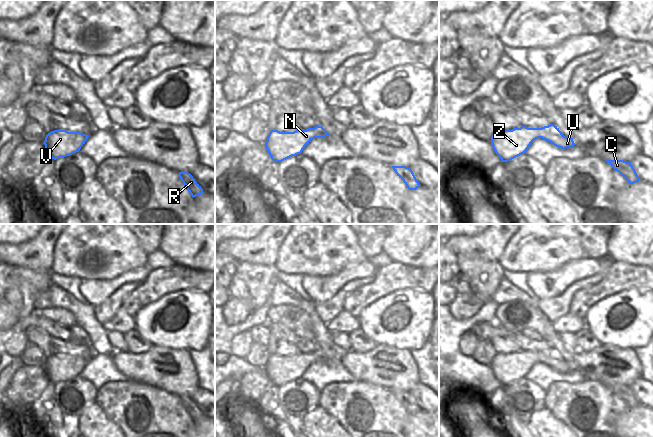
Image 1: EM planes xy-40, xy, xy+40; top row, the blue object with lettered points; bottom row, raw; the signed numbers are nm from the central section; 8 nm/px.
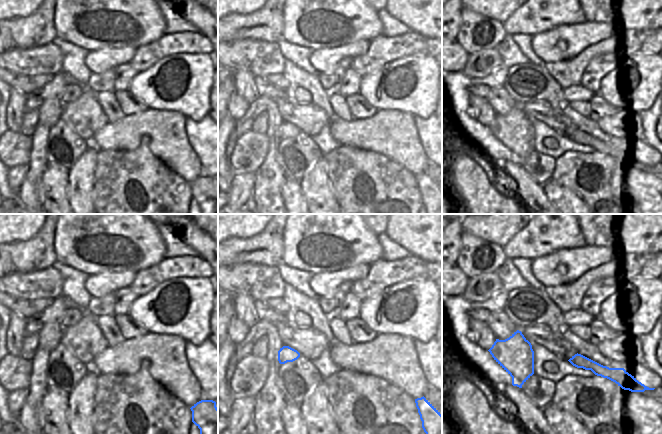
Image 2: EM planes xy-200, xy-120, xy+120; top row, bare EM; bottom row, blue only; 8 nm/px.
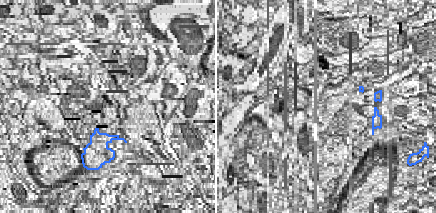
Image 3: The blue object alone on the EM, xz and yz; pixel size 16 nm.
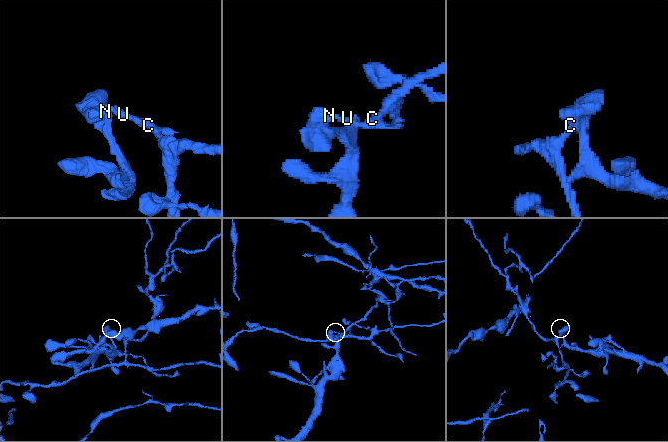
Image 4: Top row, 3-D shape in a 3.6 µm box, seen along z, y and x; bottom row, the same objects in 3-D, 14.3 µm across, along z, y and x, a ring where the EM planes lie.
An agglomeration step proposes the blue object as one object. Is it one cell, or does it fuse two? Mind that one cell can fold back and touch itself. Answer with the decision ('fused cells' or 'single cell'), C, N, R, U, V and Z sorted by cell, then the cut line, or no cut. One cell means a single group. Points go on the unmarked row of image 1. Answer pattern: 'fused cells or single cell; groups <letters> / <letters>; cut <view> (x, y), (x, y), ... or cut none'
fused cells; groups C R U / N V Z; cut xy+40 (547, 350), (548, 354), (540, 356), (538, 361)

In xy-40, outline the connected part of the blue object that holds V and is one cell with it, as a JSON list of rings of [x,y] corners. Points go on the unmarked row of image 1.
[[[54,354],[46,359],[43,368],[49,382],[56,384],[79,376],[88,361],[88,359],[80,356]]]

